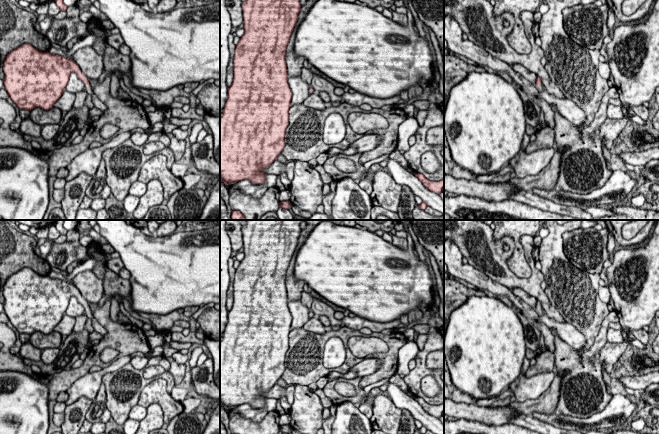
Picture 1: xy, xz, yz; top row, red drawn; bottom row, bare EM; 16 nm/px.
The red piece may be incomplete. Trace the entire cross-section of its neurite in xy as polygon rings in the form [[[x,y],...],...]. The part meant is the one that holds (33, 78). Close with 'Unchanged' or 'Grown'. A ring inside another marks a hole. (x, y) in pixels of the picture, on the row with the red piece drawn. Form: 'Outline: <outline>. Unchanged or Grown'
Outline: [[[25,43],[6,56],[3,71],[5,74],[4,88],[20,110],[31,111],[36,107],[44,110],[52,109],[66,89],[70,74],[73,72],[85,84],[85,90],[92,96],[94,107],[101,111],[107,109],[107,106],[94,94],[89,79],[83,74],[77,63],[67,57],[51,54],[48,51],[42,52],[31,44]]]. Grown

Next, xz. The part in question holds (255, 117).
Outline: [[[245,0],[242,4],[244,34],[236,45],[233,59],[234,76],[231,86],[228,88],[227,100],[220,116],[220,180],[224,183],[236,183],[242,180],[250,180],[253,184],[263,184],[265,175],[262,169],[270,166],[282,153],[285,146],[285,132],[289,124],[289,109],[291,107],[292,91],[288,84],[288,70],[286,65],[286,49],[294,27],[298,21],[301,10],[300,0]]]. Unchanged

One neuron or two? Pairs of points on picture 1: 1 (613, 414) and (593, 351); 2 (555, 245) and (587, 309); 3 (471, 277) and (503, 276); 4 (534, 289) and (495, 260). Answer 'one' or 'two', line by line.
1: two
2: one
3: two
4: one

